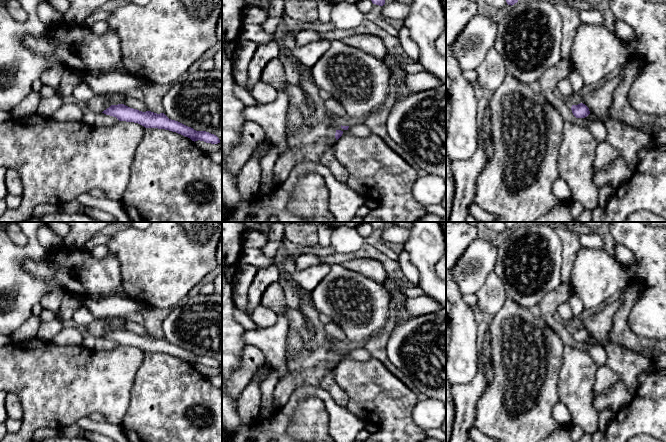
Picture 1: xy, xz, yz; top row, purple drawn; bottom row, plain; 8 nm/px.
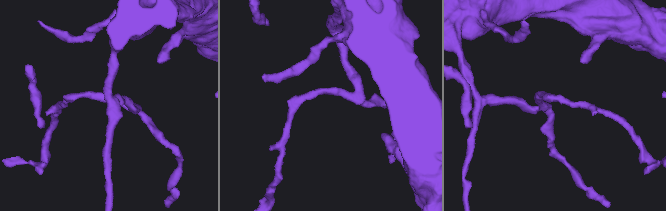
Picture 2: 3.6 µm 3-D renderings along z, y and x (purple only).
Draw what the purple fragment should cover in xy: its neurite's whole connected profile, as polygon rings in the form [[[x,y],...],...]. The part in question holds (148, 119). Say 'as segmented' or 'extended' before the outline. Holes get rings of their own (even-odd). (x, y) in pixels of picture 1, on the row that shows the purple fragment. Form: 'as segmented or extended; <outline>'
as segmented; [[[124,104],[111,105],[102,113],[116,117],[119,121],[138,123],[145,128],[158,128],[176,132],[190,138],[194,142],[200,140],[211,144],[220,143],[216,135],[206,131],[196,131],[178,121],[169,119],[164,113],[142,112]]]

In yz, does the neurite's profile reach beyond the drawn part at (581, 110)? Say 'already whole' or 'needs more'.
already whole

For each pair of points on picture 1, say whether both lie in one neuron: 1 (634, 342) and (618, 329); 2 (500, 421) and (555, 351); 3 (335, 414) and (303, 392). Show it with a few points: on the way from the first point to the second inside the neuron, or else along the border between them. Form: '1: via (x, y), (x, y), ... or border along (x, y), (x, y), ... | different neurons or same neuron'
1: via (630, 341), (622, 333) | same neuron
2: via (523, 415), (539, 406), (542, 387), (548, 374) | same neuron
3: via (331, 405), (318, 392), (312, 392) | same neuron

